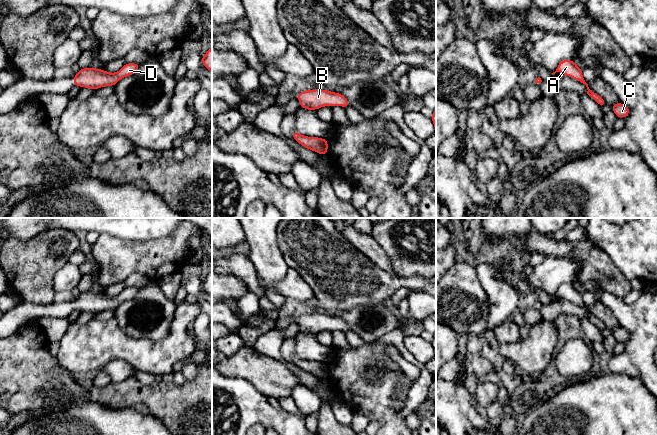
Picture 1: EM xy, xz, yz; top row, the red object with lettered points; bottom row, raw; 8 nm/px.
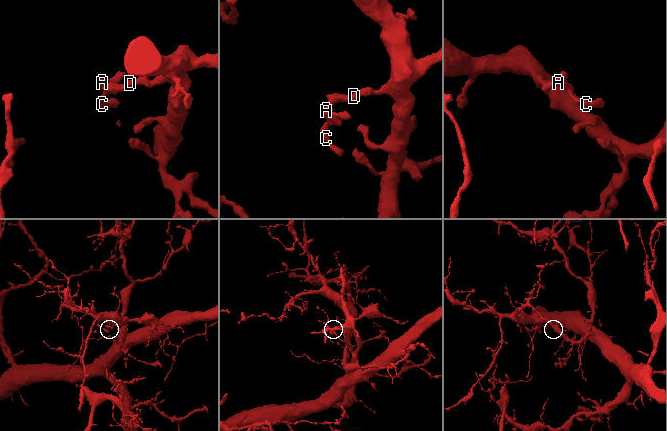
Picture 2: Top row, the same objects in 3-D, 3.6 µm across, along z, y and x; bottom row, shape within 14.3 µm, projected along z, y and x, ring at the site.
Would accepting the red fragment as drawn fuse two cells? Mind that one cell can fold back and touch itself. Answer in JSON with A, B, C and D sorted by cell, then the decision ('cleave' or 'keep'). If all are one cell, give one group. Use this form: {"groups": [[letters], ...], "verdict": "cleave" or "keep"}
{"groups": [["A", "B", "C", "D"]], "verdict": "keep"}

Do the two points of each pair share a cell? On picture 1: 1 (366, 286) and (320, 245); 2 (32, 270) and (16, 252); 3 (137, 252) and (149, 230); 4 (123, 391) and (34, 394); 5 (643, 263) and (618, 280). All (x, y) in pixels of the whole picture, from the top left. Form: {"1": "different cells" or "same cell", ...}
{"1": "same cell", "2": "same cell", "3": "different cells", "4": "same cell", "5": "different cells"}

